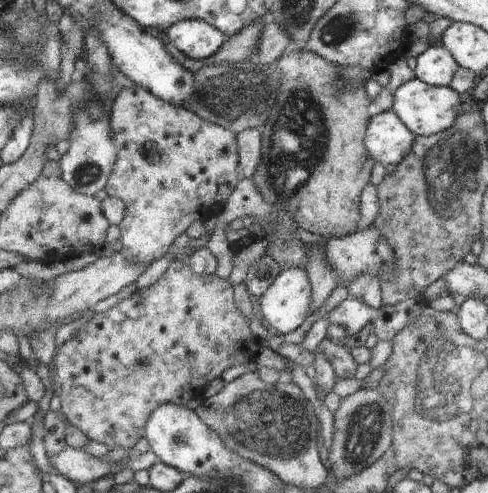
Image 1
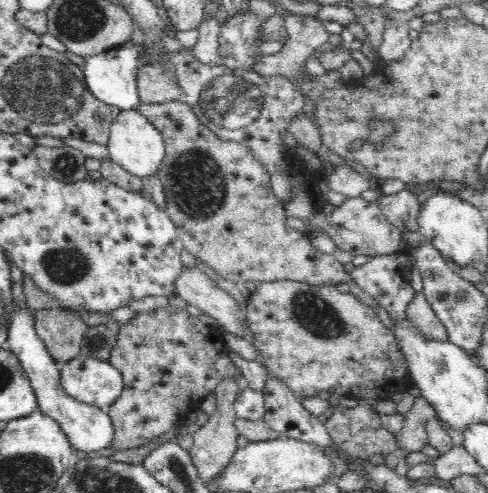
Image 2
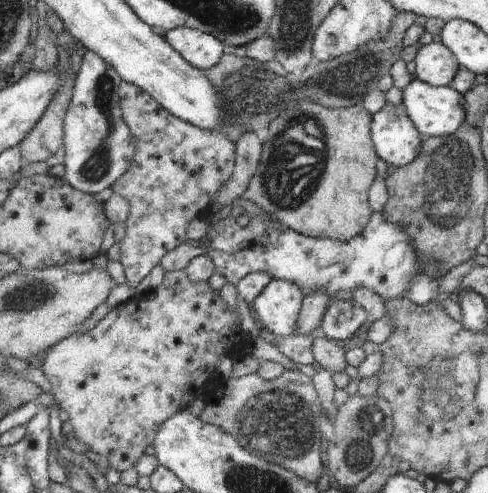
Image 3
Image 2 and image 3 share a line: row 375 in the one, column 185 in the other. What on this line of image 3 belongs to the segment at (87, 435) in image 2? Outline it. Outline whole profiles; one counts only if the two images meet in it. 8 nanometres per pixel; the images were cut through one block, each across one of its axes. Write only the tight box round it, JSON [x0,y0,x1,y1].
[163,27,224,72]

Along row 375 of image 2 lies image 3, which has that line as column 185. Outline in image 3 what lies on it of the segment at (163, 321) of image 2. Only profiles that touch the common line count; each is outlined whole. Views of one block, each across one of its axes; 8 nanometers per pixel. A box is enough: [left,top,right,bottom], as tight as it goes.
[111,81,235,287]

